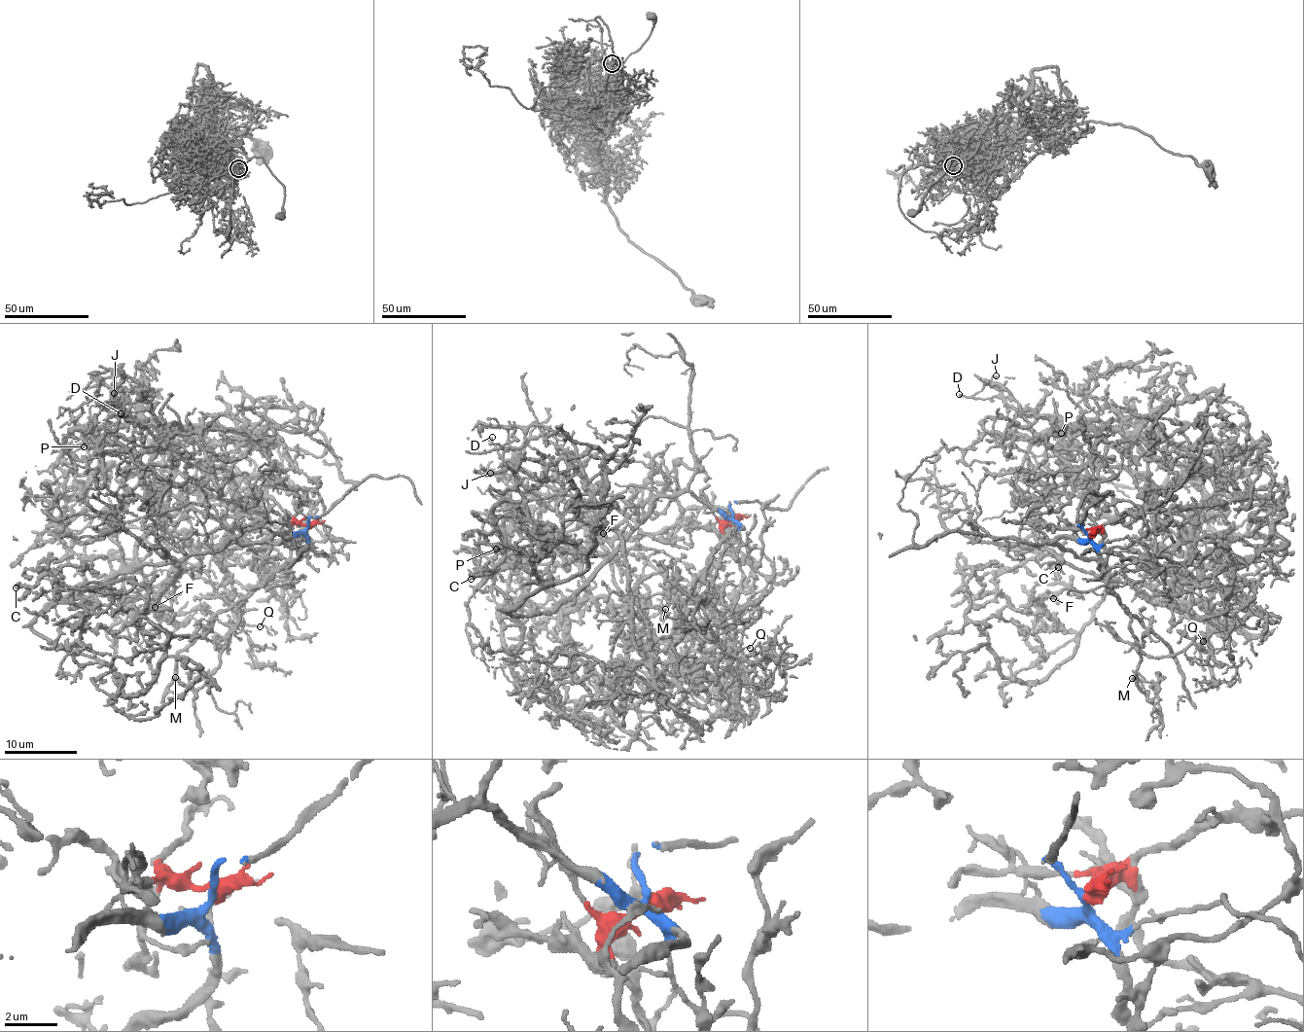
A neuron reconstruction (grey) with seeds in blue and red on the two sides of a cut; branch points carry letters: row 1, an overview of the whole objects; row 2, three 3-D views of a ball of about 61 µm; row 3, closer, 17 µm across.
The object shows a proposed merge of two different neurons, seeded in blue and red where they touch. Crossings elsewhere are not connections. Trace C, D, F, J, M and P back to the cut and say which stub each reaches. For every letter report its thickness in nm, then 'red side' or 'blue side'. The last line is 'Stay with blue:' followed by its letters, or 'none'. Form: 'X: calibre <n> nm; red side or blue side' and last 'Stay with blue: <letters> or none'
C: calibre 420 nm; blue side
D: calibre 160 nm; red side
F: calibre 240 nm; blue side
J: calibre 160 nm; red side
M: calibre 120 nm; blue side
P: calibre 130 nm; red side
Stay with blue: C, F, M

